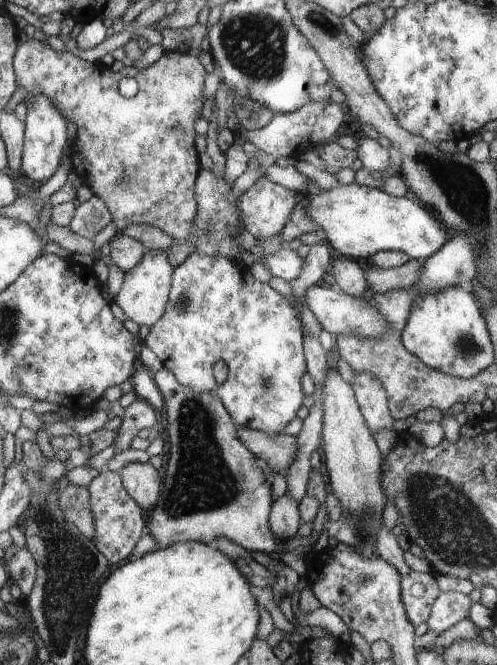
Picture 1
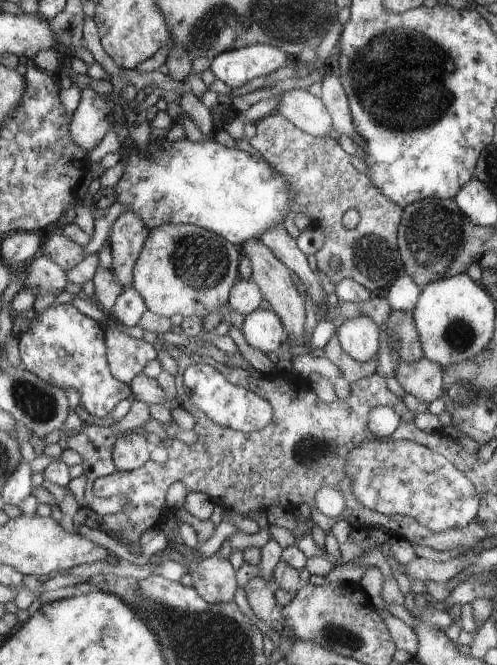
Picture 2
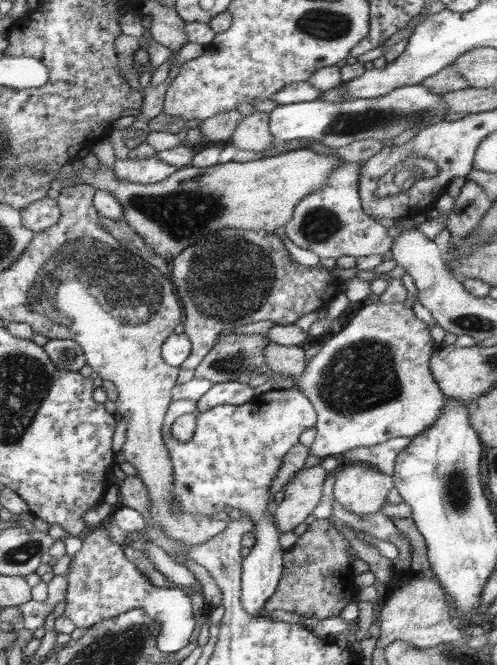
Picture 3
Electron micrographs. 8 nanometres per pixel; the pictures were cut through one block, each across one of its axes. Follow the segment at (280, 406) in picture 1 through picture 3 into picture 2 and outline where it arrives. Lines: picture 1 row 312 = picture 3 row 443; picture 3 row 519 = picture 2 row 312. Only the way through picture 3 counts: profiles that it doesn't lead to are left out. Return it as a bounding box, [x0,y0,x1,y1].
[240,309,287,354]

